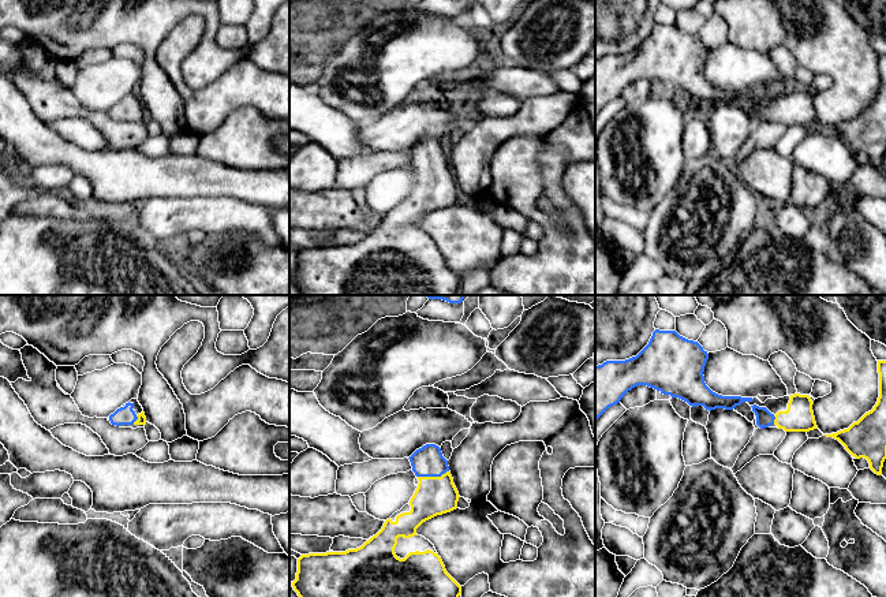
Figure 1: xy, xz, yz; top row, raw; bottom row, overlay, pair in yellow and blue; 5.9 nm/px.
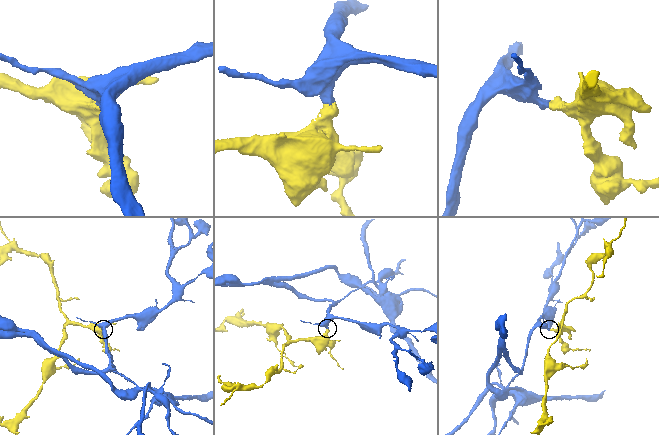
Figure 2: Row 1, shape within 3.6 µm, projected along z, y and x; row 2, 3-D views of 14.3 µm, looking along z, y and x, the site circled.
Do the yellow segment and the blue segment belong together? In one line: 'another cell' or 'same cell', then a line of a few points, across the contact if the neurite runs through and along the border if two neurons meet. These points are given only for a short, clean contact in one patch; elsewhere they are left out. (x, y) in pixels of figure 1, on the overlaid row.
same cell; line xz (434, 496), (433, 477), (427, 461)

